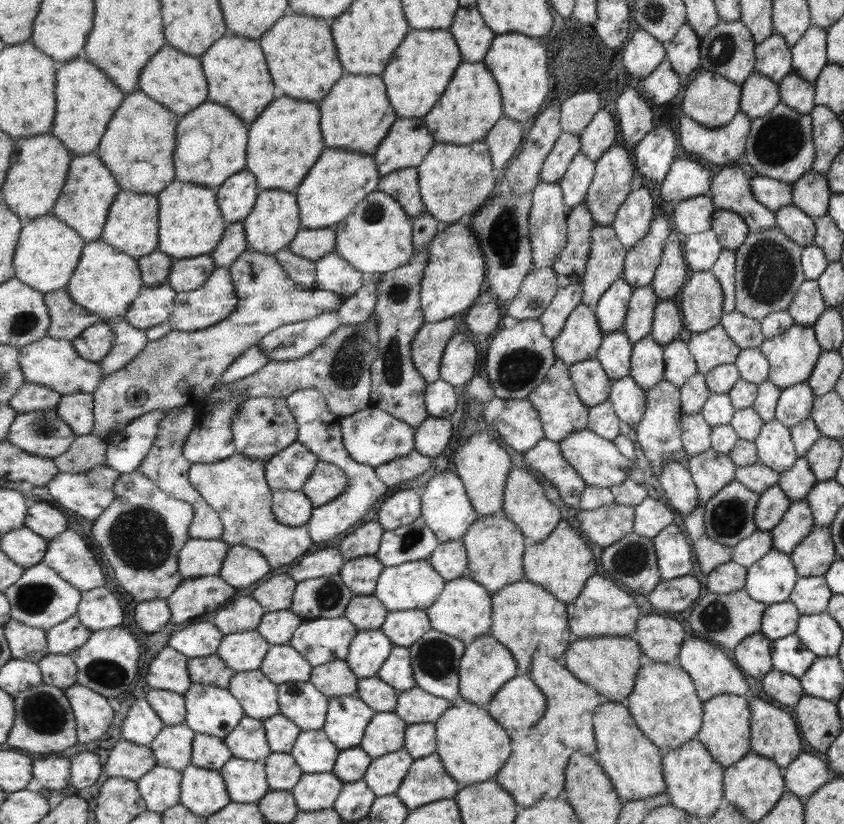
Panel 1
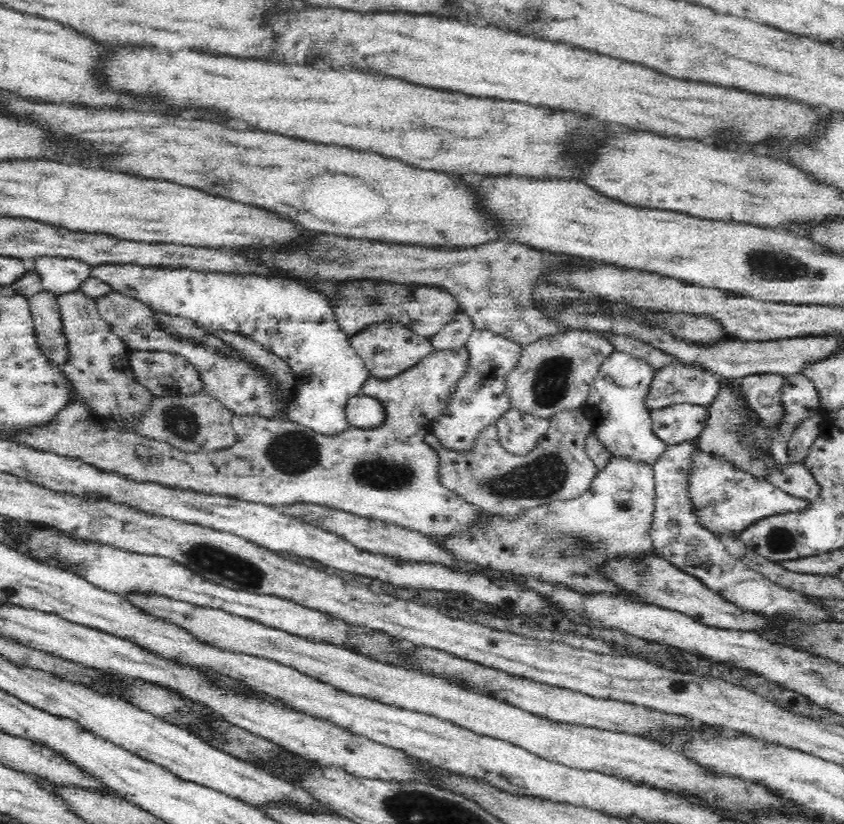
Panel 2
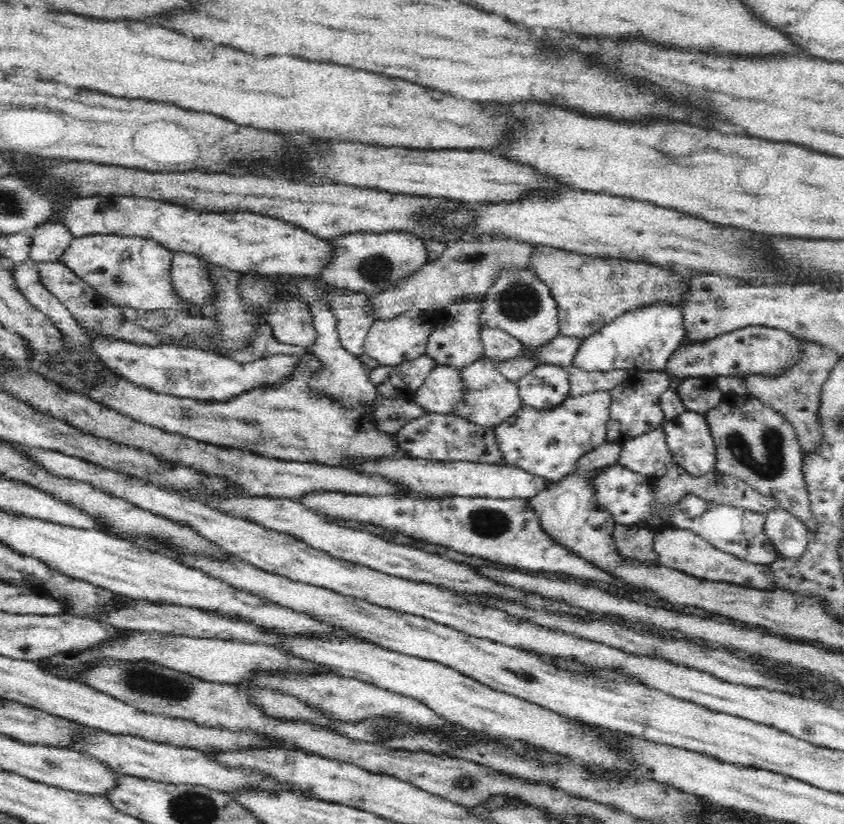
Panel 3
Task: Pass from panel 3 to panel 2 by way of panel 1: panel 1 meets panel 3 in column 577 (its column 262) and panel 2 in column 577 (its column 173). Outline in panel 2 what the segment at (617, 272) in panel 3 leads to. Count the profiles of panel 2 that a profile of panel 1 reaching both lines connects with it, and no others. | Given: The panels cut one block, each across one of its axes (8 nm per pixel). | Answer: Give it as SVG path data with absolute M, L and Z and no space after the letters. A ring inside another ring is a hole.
M570 329L565 333L541 338L540 341L522 349L518 364L510 370L510 374L504 380L503 392L508 397L510 406L538 418L549 419L560 411L584 408L601 364L614 351L614 345L596 331Z

